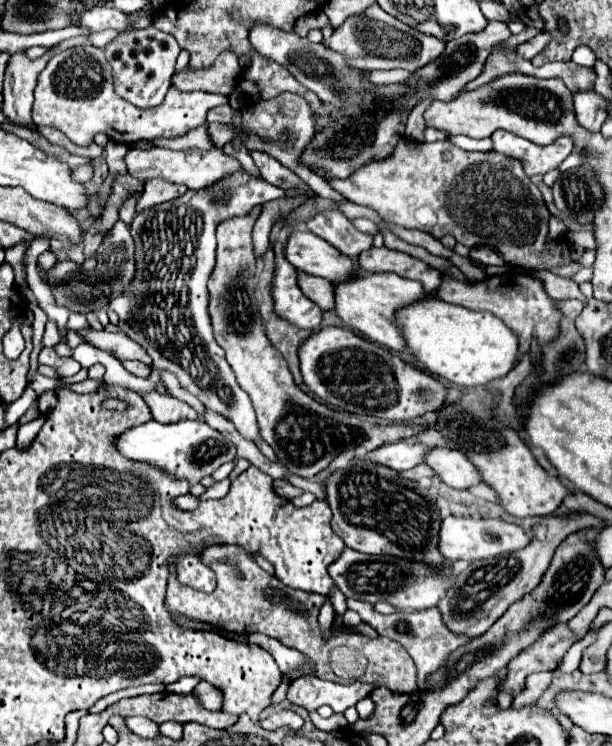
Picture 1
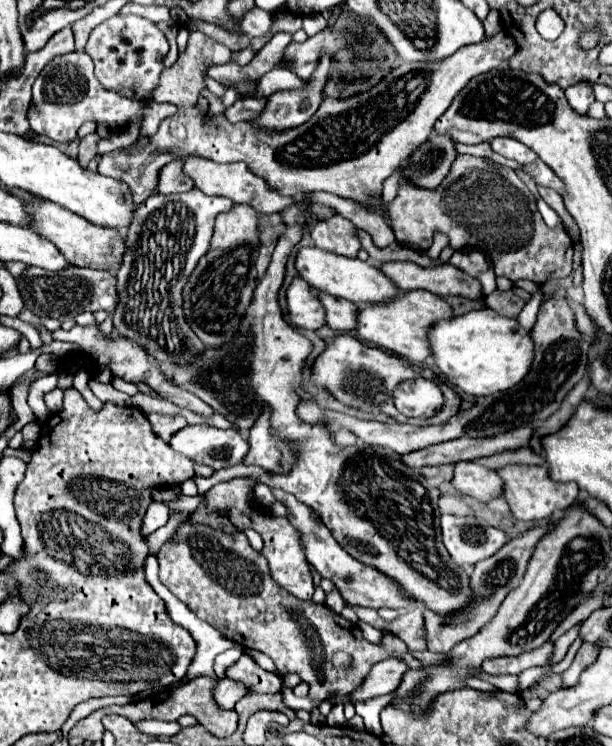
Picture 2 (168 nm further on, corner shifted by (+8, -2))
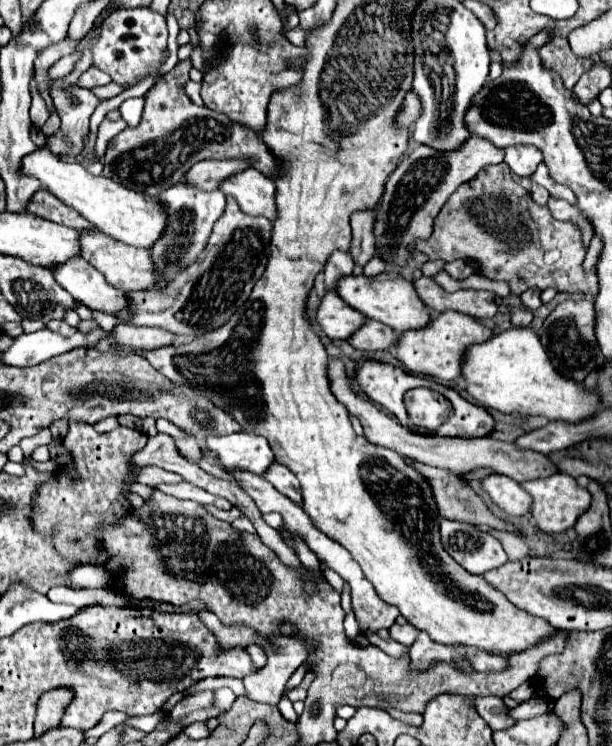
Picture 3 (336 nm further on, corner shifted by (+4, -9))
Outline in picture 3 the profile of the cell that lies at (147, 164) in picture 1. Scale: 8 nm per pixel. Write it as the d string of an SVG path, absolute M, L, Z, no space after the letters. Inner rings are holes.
M247 169L239 175L233 175L231 179L225 179L219 189L225 195L231 195L237 199L239 207L247 215L263 215L269 221L277 219L277 205L275 205L275 181L267 175L263 175L257 169Z

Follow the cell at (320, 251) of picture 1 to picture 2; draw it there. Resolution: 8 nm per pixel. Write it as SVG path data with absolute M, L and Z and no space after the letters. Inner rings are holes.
M305 246L299 250L297 258L295 258L295 268L299 272L299 276L331 294L331 296L339 296L339 298L347 298L351 302L371 302L371 300L385 300L387 296L393 296L397 292L395 284L383 276L383 272L379 272L379 268L371 266L369 262L363 262L359 258L343 258L343 256L335 256L333 252L321 250L321 248L313 248L313 246Z

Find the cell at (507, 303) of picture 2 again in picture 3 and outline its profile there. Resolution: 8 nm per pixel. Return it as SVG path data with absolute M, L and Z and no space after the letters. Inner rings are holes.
M527 289L527 293L523 293L521 295L521 299L523 299L523 305L525 307L529 307L529 309L537 309L539 305L541 305L541 291L537 291L537 289Z

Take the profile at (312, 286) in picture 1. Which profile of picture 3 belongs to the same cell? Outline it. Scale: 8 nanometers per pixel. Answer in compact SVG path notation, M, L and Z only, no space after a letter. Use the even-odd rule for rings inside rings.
M367 321L363 329L359 329L349 343L361 351L389 351L399 341L399 333L379 321Z

